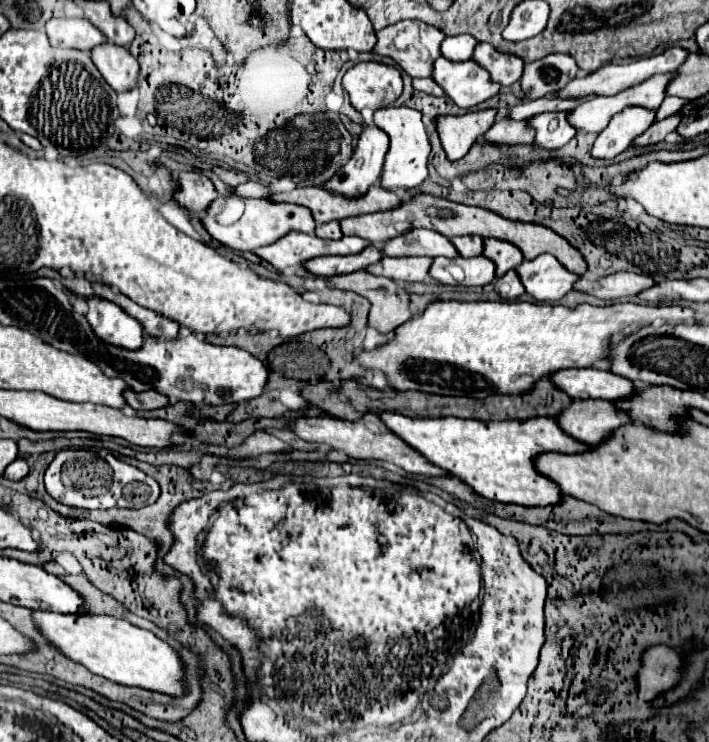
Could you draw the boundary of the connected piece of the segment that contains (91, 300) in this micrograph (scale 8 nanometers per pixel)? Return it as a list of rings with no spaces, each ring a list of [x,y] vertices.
[[[91,295],[85,301],[89,305],[87,321],[99,339],[105,339],[105,343],[117,343],[121,347],[131,347],[131,349],[141,347],[143,331],[137,319],[125,315],[125,311],[115,303],[99,299],[99,295]]]

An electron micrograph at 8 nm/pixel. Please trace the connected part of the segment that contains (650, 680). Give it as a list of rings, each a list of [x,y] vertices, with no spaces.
[[[665,645],[653,647],[653,651],[645,651],[643,667],[639,669],[639,697],[643,701],[651,701],[661,691],[673,687],[679,681],[681,667],[681,651],[669,649]]]

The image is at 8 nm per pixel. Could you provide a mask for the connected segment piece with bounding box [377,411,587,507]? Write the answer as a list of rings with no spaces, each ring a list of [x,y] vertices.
[[[383,411],[377,413],[383,425],[403,439],[409,447],[421,453],[429,463],[445,469],[451,477],[467,483],[477,495],[517,505],[551,505],[557,503],[561,493],[559,487],[547,477],[539,475],[533,467],[533,457],[545,451],[579,453],[585,451],[585,443],[565,439],[551,417],[531,417],[525,421],[477,421],[459,417],[437,417],[437,419],[411,419],[399,413]]]

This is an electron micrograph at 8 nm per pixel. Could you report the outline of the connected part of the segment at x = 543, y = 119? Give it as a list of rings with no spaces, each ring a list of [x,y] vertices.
[[[569,111],[559,113],[541,113],[531,119],[535,127],[535,143],[545,149],[559,149],[575,137],[575,129],[569,123]]]

